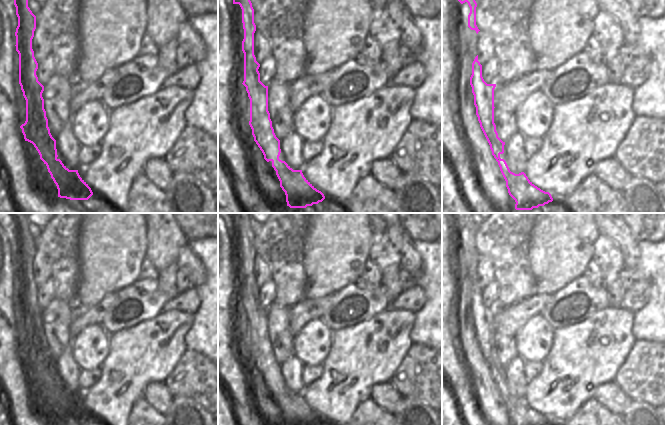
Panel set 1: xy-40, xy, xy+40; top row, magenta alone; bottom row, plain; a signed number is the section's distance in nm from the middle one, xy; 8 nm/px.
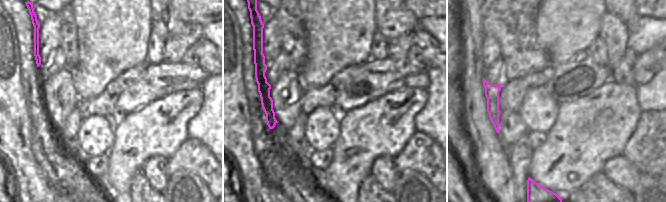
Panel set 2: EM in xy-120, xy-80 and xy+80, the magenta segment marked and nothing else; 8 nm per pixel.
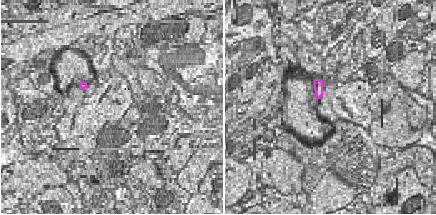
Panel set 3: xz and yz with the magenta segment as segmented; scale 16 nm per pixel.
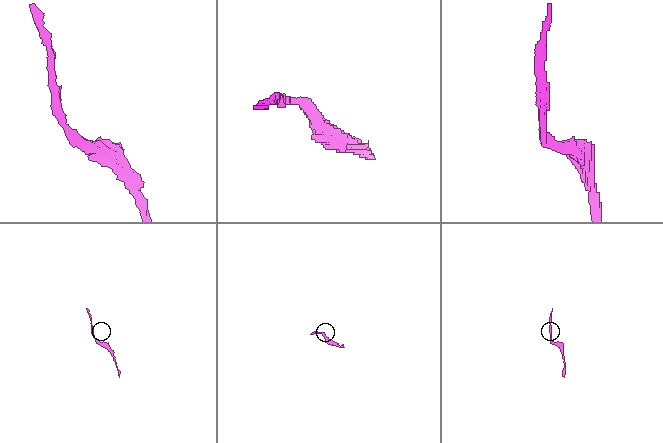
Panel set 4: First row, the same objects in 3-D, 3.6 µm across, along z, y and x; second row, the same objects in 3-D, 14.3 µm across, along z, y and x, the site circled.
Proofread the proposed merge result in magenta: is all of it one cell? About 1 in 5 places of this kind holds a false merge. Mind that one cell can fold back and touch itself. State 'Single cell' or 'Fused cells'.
Single cell

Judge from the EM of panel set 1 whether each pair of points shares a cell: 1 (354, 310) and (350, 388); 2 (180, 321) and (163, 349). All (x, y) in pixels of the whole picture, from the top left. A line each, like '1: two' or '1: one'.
1: two
2: one

